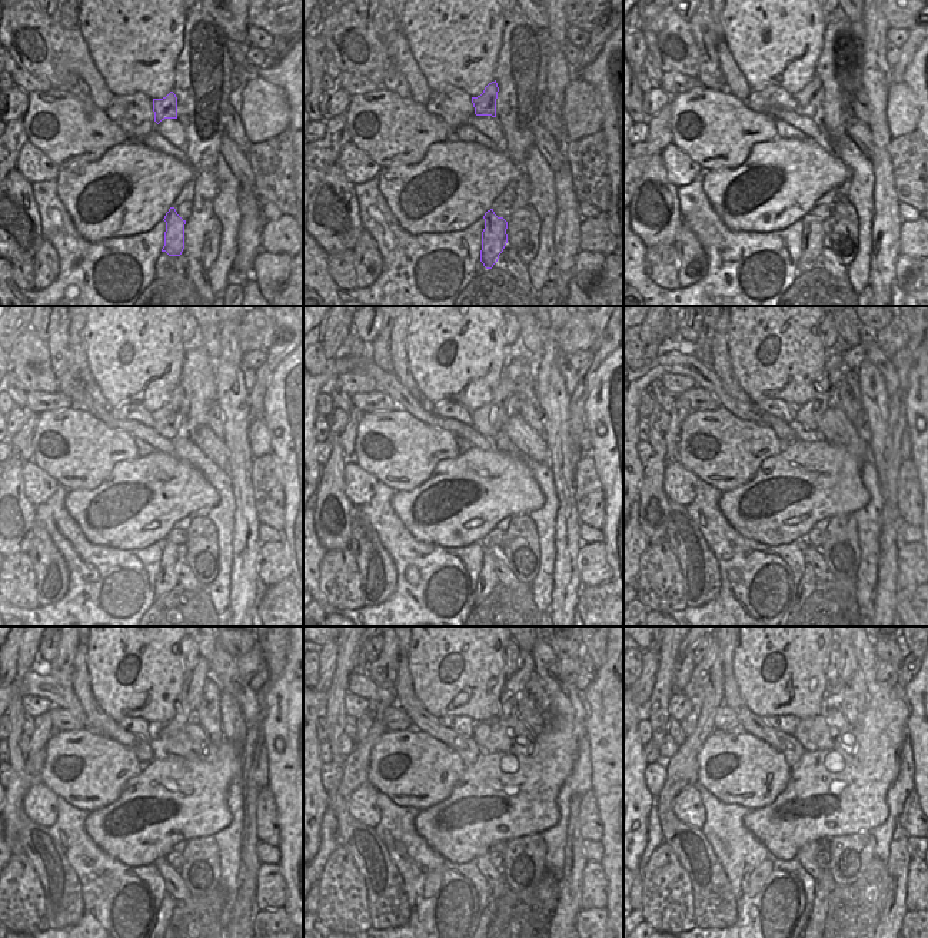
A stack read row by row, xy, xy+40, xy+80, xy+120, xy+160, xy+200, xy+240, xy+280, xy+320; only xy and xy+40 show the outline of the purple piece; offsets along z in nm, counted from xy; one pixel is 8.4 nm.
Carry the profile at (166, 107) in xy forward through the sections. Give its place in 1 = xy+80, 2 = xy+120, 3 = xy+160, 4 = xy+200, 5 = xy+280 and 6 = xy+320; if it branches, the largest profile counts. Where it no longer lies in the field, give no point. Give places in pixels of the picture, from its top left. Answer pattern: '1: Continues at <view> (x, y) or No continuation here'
1: Continues at xy+80 (808, 100)
2: Continues at xy+120 (168, 419)
3: Continues at xy+160 (488, 421)
4: Continues at xy+200 (808, 415)
5: Continues at xy+280 (515, 684)
6: Continues at xy+320 (848, 659)

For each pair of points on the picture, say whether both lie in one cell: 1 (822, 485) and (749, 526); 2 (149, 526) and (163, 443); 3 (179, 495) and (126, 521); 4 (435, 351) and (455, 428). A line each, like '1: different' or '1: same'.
1: same
2: different
3: same
4: different

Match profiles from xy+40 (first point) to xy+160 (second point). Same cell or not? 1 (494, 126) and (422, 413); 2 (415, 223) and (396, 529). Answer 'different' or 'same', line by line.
1: same
2: different

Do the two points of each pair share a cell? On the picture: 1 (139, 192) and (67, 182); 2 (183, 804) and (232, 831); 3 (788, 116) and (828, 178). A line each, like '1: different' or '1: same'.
1: same
2: different
3: different

